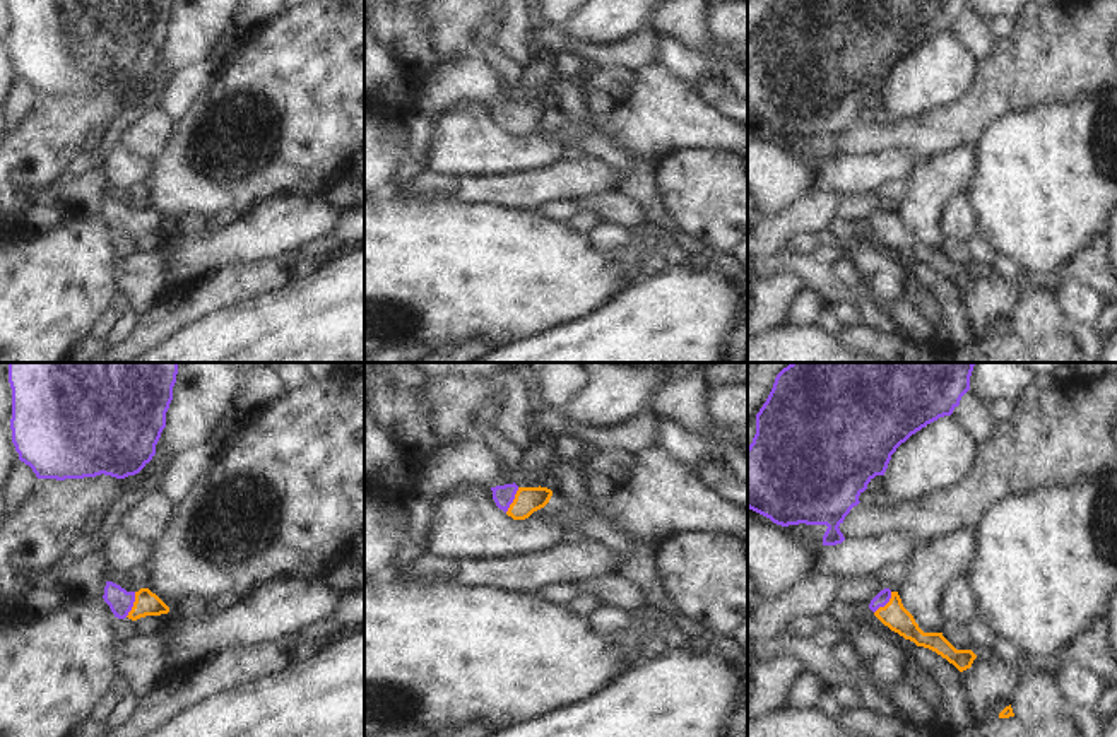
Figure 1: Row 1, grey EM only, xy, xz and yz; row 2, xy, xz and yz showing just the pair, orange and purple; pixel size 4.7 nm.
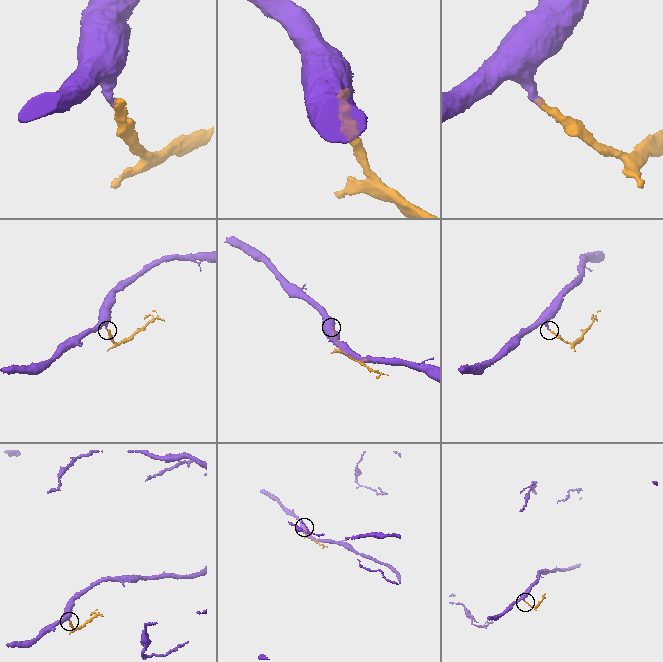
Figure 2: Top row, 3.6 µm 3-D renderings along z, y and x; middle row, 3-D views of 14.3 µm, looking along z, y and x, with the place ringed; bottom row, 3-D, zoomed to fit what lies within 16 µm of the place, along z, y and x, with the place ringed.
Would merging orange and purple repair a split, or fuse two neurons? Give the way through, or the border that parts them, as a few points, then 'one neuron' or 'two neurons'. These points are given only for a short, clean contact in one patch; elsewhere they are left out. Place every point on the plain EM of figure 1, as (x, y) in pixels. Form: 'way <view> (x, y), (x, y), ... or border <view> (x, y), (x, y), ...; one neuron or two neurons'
way xy (146, 219), (134, 221), (120, 218); one neuron

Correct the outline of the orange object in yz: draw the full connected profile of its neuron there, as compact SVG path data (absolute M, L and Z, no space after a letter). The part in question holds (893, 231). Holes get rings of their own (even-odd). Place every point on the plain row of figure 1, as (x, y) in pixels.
M881 207L869 221L874 233L917 263L929 265L953 280L960 289L972 284L977 272L972 267L956 267L943 250L924 250L913 233L903 224L898 209Z

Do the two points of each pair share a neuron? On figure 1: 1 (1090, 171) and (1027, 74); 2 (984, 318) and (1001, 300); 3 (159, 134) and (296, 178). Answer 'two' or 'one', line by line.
1: two
2: one
3: two

